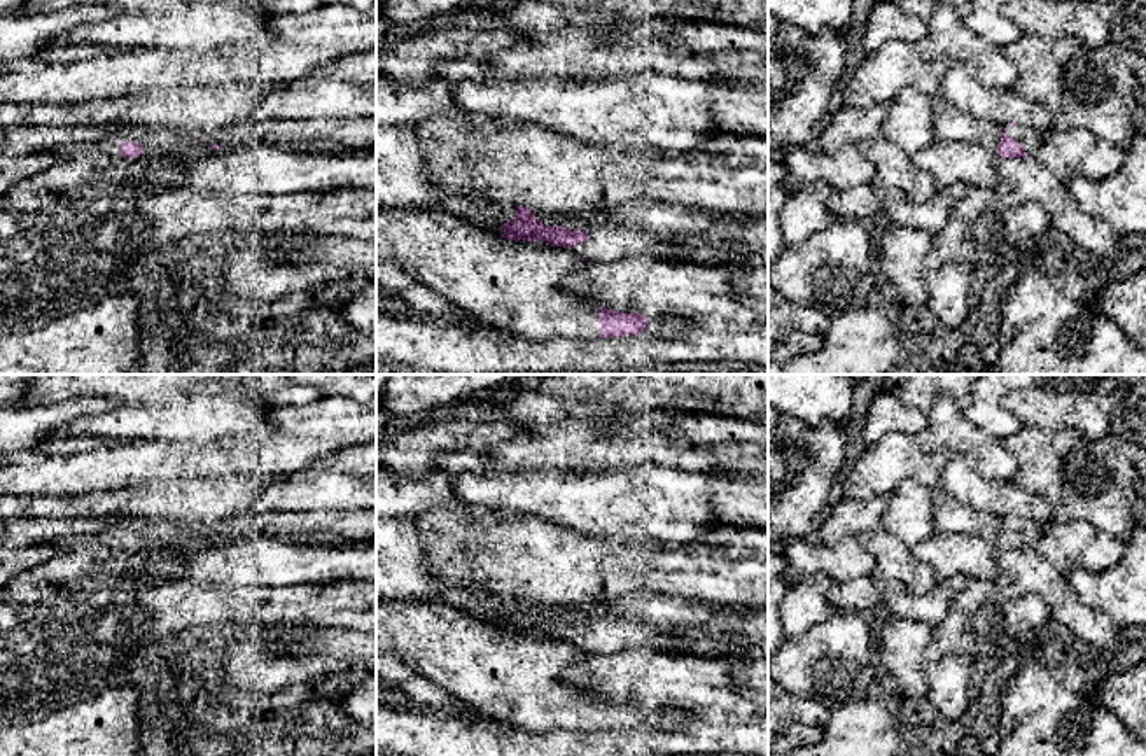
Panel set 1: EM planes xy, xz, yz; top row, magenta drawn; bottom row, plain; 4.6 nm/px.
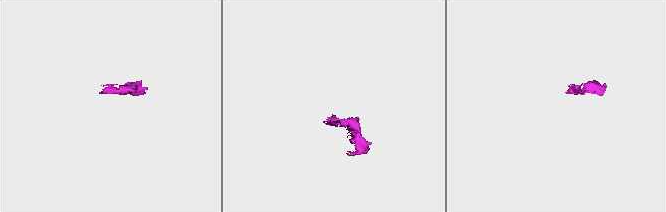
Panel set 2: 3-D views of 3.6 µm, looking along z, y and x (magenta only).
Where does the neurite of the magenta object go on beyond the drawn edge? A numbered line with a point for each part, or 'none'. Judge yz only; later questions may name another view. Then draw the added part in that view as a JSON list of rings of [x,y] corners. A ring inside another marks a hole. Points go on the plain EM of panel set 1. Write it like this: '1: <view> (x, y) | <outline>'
1: yz (1068, 545) | [[[1004,518],[1025,544],[1055,565],[1062,574],[1076,567],[1101,572],[1118,564],[1127,550],[1127,539],[1108,536],[1087,520],[1036,522],[1029,518]]]

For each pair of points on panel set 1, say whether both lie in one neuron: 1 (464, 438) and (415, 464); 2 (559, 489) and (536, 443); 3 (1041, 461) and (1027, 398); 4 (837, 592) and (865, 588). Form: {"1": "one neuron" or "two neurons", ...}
{"1": "one neuron", "2": "two neurons", "3": "two neurons", "4": "one neuron"}

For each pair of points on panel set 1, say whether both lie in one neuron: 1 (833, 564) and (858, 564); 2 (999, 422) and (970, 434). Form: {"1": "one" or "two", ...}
{"1": "one", "2": "two"}

